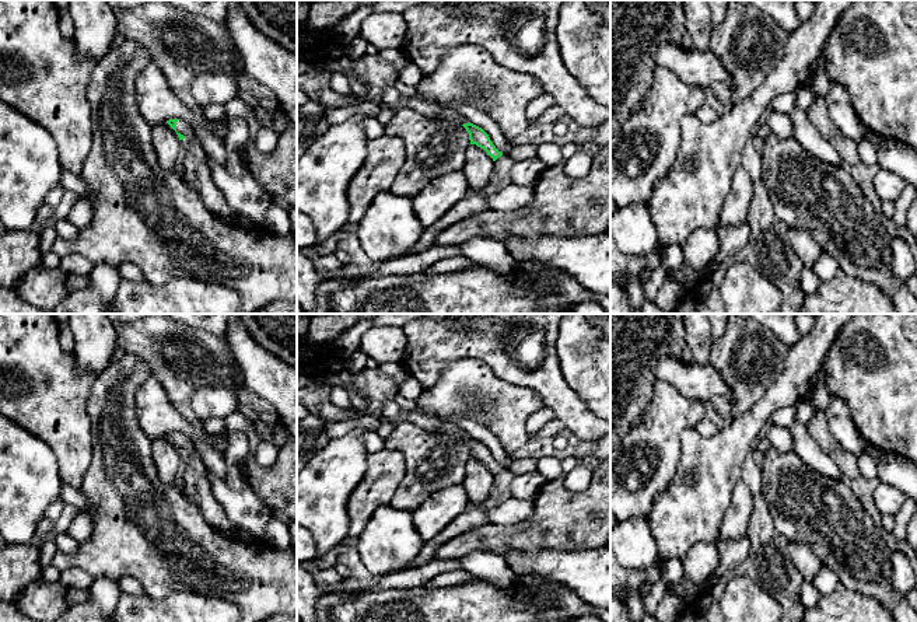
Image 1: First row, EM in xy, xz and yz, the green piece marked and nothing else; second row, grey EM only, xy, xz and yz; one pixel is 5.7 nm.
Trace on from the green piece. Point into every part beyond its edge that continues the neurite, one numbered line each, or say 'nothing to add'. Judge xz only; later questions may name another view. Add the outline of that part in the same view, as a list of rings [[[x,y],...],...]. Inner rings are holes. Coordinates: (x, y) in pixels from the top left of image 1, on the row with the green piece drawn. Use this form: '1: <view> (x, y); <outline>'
1: xz (500, 178); [[[503,154],[501,157],[498,157],[494,161],[491,178],[490,178],[487,186],[482,192],[482,195],[484,198],[511,185],[510,171],[511,171],[514,163],[515,161],[508,154]]]

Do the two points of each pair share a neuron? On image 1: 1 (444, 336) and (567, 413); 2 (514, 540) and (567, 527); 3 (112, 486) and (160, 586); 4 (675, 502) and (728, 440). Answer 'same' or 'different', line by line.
1: same
2: same
3: same
4: same

